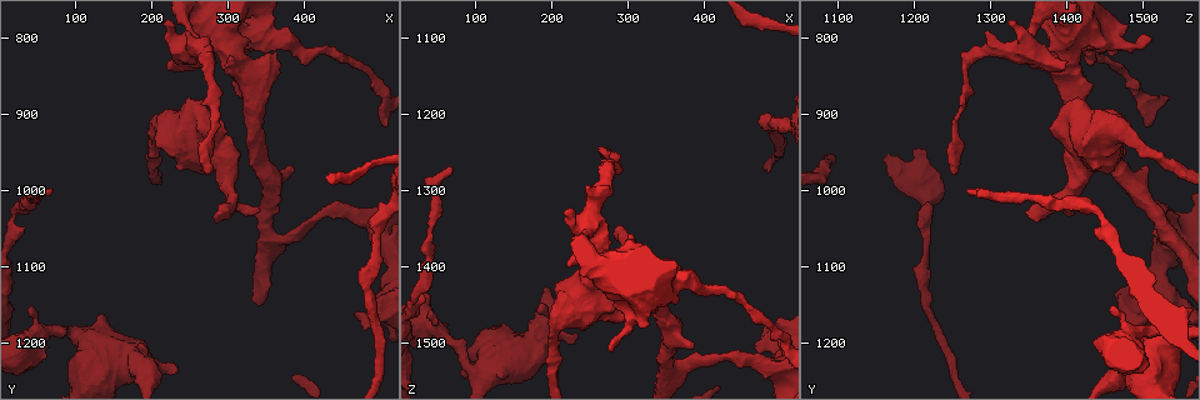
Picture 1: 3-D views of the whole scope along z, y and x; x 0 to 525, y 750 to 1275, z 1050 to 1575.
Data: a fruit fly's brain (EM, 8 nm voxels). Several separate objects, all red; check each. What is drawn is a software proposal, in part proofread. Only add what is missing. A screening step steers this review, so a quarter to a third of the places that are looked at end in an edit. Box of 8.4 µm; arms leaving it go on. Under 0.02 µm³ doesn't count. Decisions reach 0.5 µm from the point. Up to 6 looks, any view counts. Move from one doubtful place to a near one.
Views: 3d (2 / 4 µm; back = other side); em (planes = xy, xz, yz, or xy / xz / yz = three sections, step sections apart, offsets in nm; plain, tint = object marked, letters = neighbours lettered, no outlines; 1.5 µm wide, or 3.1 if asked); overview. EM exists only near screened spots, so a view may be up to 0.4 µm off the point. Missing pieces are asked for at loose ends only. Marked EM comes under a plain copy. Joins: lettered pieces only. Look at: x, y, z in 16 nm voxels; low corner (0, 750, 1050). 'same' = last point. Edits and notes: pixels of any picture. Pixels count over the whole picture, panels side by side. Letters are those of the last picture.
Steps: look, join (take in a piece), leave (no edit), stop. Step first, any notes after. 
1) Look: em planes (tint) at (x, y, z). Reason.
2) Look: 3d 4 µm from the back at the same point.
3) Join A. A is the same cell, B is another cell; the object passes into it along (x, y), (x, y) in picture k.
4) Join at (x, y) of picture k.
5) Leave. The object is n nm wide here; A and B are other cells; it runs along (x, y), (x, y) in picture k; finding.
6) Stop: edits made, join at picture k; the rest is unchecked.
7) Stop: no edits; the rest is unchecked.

Look: em yz step 4 (tint) at (280, 800, 1515). Branch stops here.

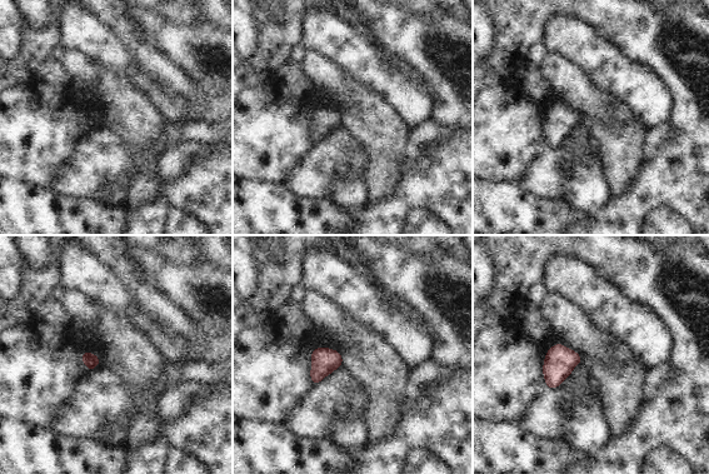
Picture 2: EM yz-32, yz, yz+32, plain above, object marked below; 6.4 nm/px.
Look: em planes (tint) at the same point.

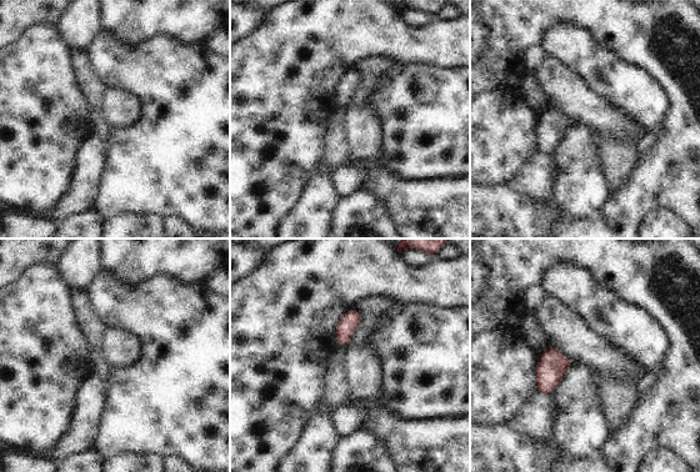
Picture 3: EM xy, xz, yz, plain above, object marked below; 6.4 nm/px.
Look: em planes (letters) at the same point.

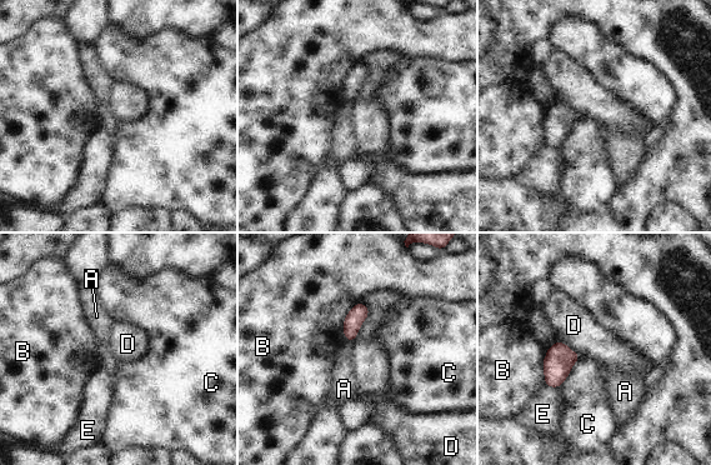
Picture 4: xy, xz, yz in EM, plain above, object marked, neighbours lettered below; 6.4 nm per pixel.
Leave. The longest contact is with D, 260 nm; A, B, C, D and E are other cells; none of them fits.

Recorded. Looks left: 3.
Look: 3d 4 µm at (285, 1030, 1345).

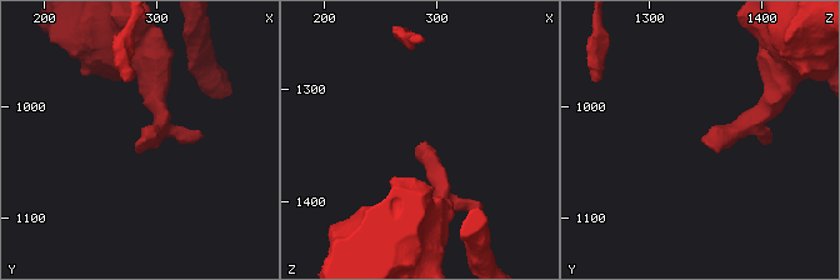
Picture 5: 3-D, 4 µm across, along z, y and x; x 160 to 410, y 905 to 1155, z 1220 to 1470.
Look: em planes (letters) at (290, 1030, 1348).

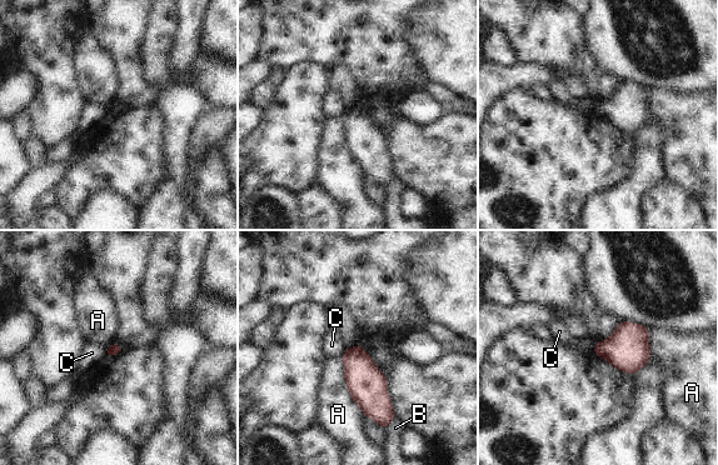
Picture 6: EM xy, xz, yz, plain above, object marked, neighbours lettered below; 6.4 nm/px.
Leave. A, B and C are other cells; a border runs along (340, 355), (347, 390), (365, 415) in picture 6; none of them fits.

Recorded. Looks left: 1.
Stop: no edits; the rest is unchecked.

